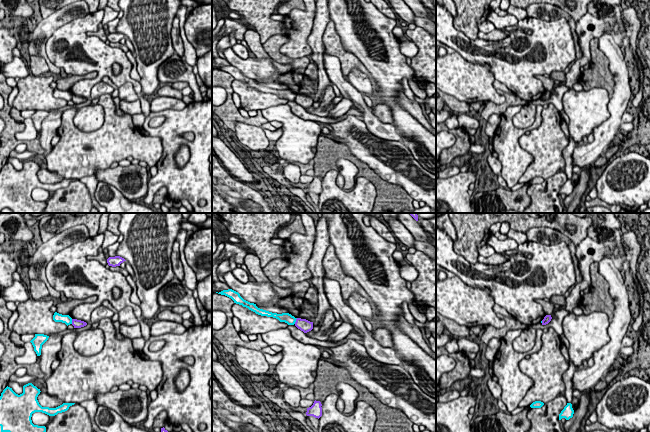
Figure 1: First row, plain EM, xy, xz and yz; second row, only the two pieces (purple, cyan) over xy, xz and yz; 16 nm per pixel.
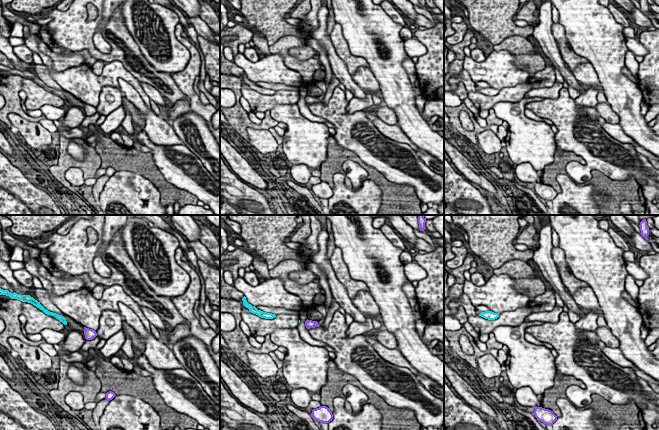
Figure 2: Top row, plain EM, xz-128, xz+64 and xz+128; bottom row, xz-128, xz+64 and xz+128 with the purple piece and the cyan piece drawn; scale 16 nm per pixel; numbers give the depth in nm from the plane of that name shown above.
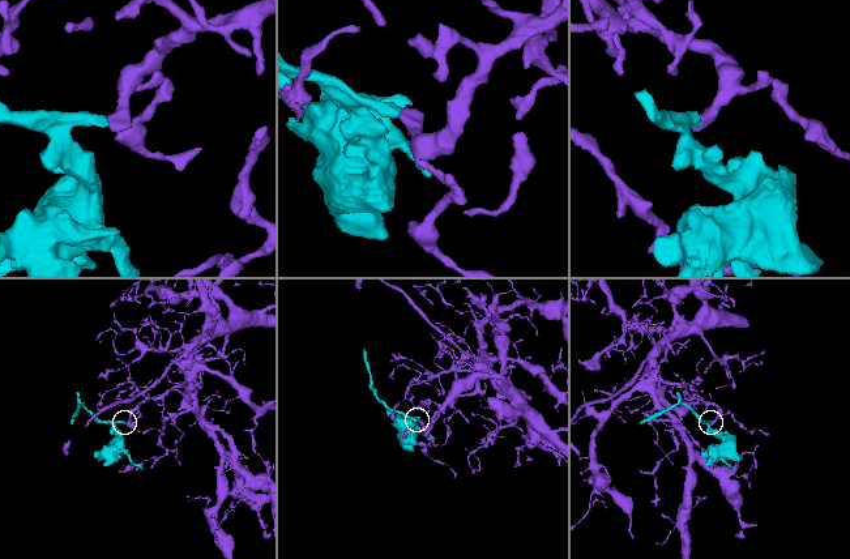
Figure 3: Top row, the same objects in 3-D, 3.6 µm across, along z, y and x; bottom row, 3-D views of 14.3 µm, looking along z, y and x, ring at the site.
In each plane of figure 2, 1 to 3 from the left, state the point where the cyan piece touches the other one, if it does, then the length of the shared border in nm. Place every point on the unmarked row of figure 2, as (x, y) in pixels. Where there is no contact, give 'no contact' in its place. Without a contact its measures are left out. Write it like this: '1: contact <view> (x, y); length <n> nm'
1: no contact
2: no contact
3: no contact

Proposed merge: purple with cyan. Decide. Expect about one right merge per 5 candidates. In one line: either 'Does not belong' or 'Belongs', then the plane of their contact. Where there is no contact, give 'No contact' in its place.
Does not belong. Touches purple in xz

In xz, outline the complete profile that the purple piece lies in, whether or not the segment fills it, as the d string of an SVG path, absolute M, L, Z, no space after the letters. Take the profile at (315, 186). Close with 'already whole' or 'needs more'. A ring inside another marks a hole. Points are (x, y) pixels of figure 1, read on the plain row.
M314 177L313 181L307 184L306 191L313 192L315 194L320 194L322 192L322 180L320 177Z; already whole

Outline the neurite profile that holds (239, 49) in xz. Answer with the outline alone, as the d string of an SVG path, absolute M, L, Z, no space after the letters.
M236 43L232 50L242 59L248 59L249 58L249 50L242 44Z

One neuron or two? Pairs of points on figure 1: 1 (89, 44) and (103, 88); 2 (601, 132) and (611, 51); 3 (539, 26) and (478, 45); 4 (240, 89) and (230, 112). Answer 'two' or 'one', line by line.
1: two
2: one
3: one
4: two

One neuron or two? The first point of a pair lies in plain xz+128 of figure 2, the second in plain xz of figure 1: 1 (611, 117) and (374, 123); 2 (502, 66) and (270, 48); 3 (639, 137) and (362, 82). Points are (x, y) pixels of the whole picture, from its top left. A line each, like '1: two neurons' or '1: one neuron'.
1: two neurons
2: two neurons
3: two neurons

